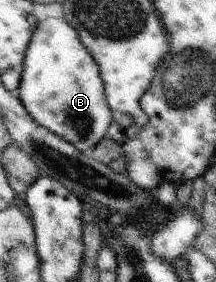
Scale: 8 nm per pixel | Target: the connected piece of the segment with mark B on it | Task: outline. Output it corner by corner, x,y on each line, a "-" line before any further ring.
57,17
38,22
23,59
22,73
16,94
33,121
59,135
77,151
89,155
107,136
112,113
104,94
99,65
79,41
77,31
65,19

